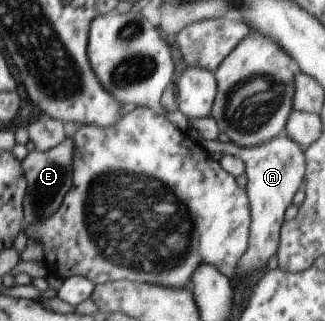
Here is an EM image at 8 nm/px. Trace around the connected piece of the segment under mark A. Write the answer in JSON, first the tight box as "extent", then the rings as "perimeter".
{"extent":[224,135,307,288],"perimeter":[[[288,135],[273,137],[267,143],[256,145],[255,147],[236,147],[233,142],[224,145],[224,149],[231,155],[239,157],[244,161],[245,175],[247,182],[245,193],[249,196],[249,205],[252,206],[252,225],[248,249],[237,263],[237,277],[231,277],[229,283],[235,288],[241,280],[248,277],[241,275],[252,275],[251,271],[257,267],[263,267],[265,261],[275,255],[275,249],[280,247],[280,227],[283,221],[283,211],[291,204],[291,197],[299,189],[301,181],[307,171],[307,163],[304,161],[304,150],[297,145]]]}

